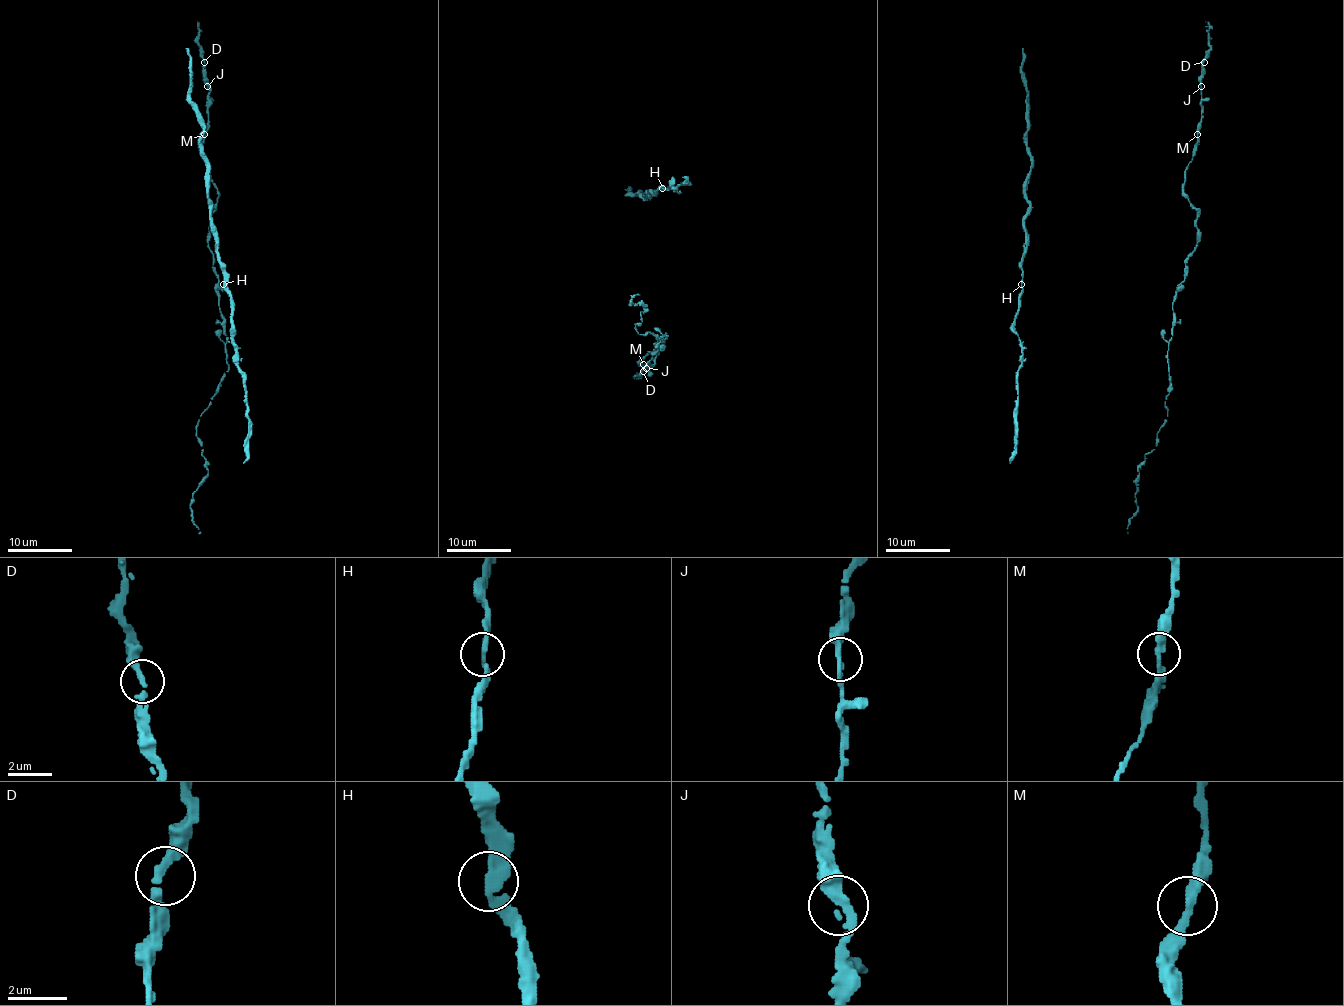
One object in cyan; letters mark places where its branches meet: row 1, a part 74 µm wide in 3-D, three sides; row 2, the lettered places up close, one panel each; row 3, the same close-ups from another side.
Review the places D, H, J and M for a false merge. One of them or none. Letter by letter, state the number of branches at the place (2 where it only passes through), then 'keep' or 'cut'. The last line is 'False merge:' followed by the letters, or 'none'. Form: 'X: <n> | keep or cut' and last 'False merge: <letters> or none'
D: 2 | keep
H: 2 | keep
J: 2 | keep
M: 2 | keep
False merge: none

